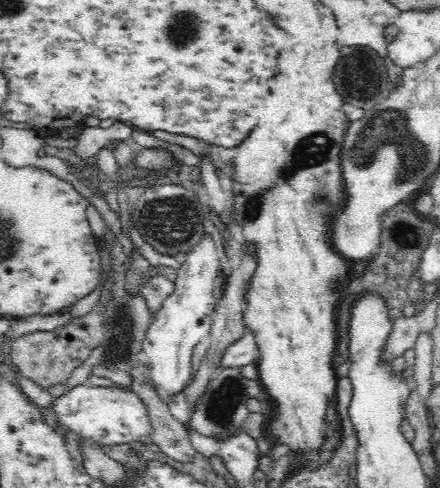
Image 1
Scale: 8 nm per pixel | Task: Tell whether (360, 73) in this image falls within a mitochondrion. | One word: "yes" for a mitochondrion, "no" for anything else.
yes

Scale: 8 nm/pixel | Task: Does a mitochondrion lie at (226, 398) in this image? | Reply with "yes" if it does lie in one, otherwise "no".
yes

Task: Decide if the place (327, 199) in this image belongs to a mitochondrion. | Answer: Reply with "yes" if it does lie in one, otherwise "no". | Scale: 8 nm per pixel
yes

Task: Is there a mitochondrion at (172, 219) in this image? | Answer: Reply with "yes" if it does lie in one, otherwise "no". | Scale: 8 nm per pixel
yes

